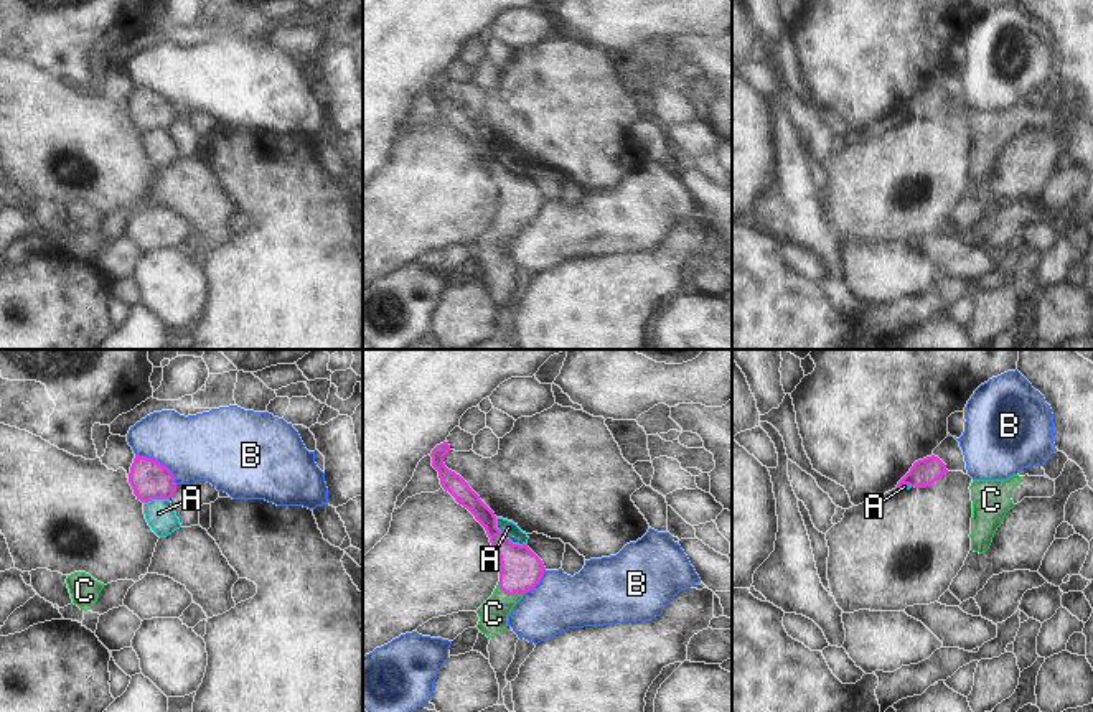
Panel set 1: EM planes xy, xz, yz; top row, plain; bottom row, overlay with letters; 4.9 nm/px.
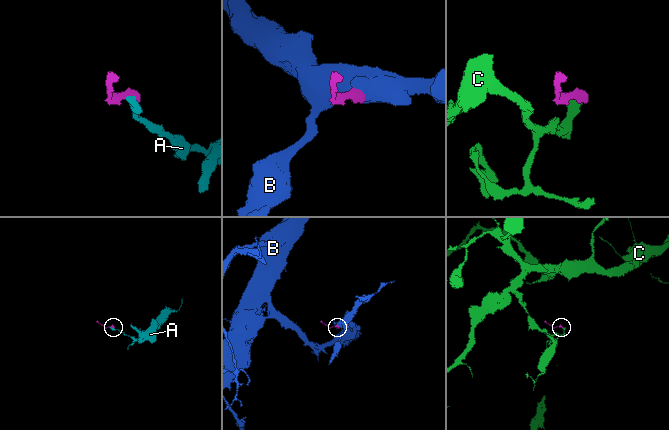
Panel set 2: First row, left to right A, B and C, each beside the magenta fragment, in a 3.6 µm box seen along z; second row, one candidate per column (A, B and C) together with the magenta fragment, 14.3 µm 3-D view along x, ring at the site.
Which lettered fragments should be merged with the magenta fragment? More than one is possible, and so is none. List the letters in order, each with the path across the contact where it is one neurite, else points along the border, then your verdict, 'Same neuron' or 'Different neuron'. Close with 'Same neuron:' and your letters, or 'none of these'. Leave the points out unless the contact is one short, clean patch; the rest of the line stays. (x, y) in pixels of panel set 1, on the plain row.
A: Boundary: xz (495, 149), (495, 157), (506, 168), (513, 173), (526, 175). Different neuron
B: Boundary: xy (136, 84), (159, 91), (177, 114). Different neuron
C: Path across: xz (520, 200), (508, 224), (493, 244). Same neuron
Same neuron: C

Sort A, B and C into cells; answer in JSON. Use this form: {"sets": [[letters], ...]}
{"sets": [["A"], ["B"], ["C"]]}

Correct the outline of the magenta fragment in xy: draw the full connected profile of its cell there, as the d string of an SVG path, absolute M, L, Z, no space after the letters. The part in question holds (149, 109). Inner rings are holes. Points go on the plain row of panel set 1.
M135 86L129 104L129 114L134 125L142 134L152 130L170 130L176 122L171 102L160 92Z

